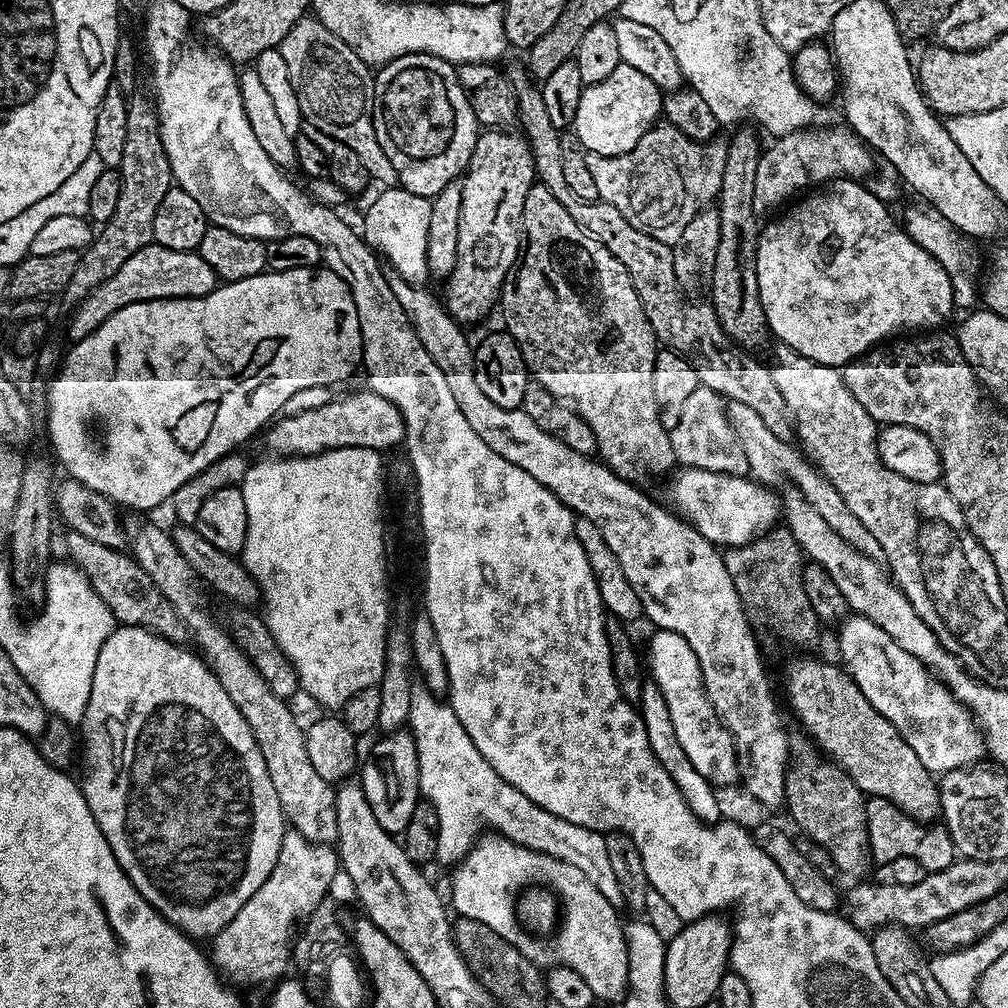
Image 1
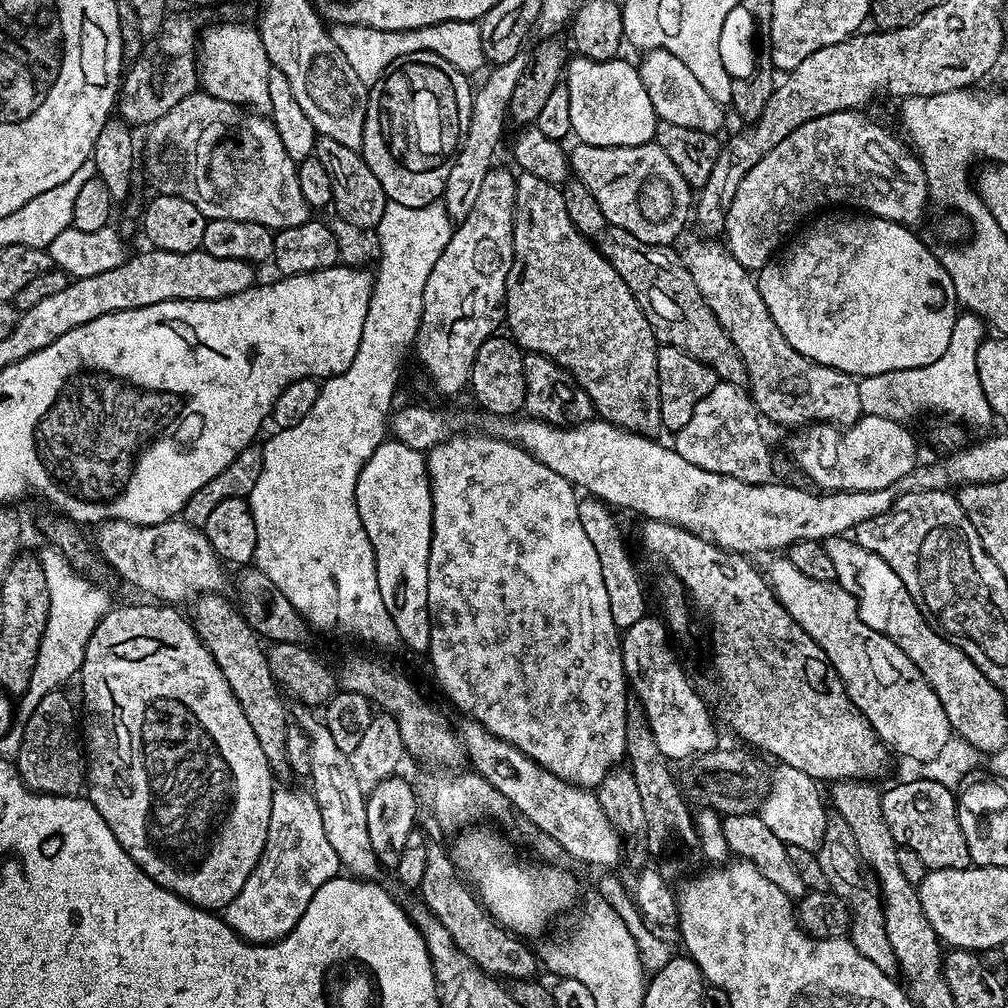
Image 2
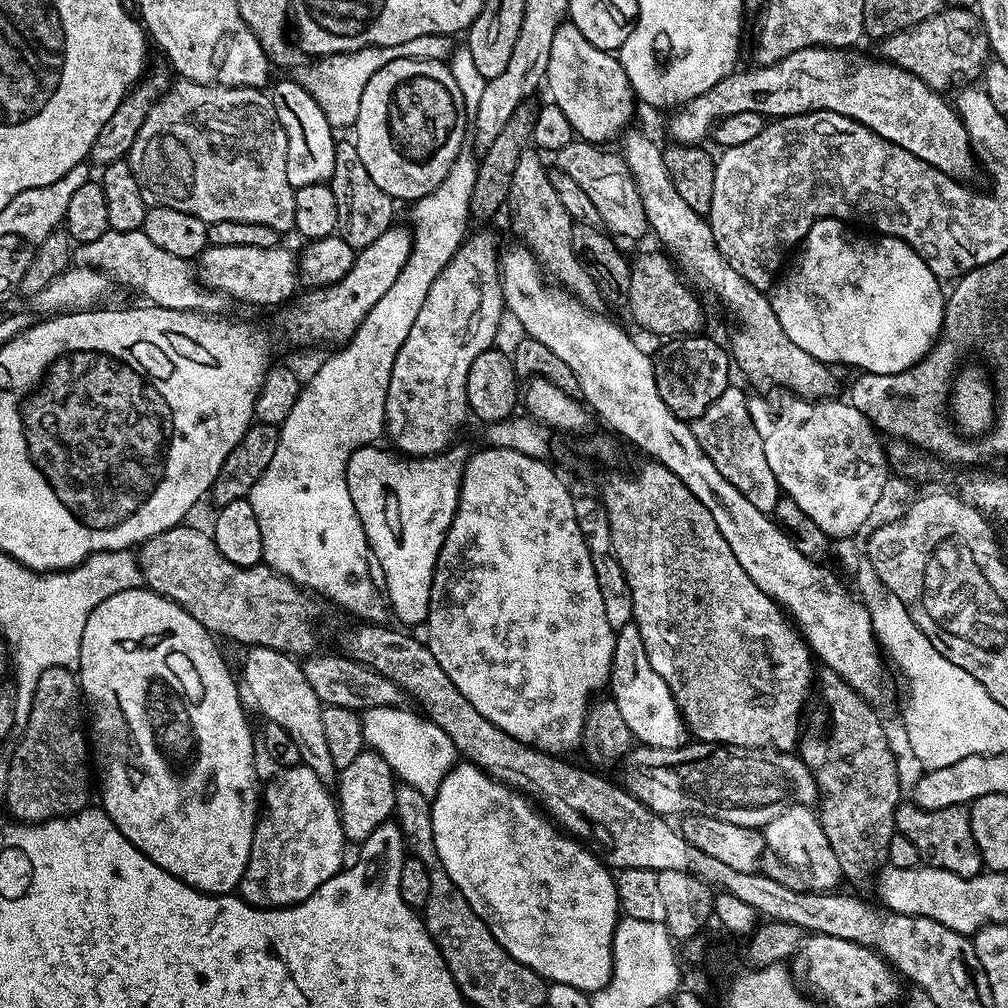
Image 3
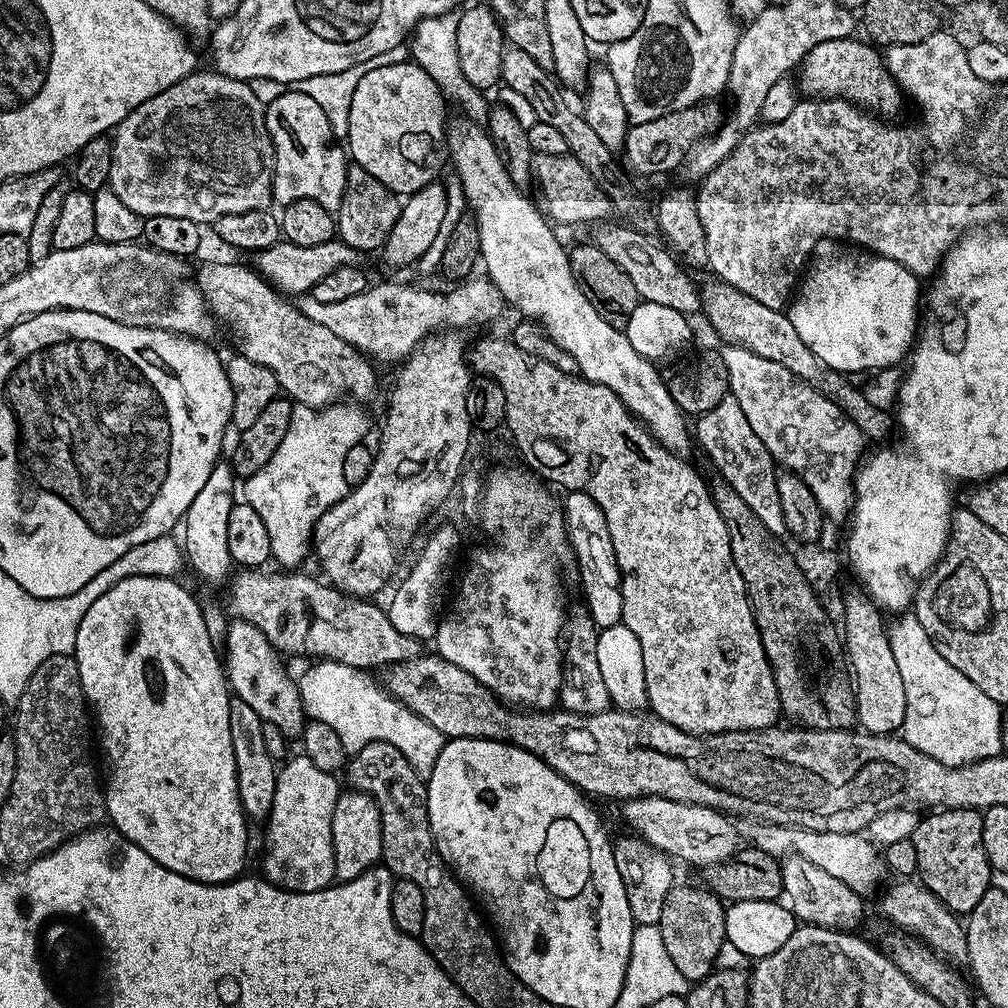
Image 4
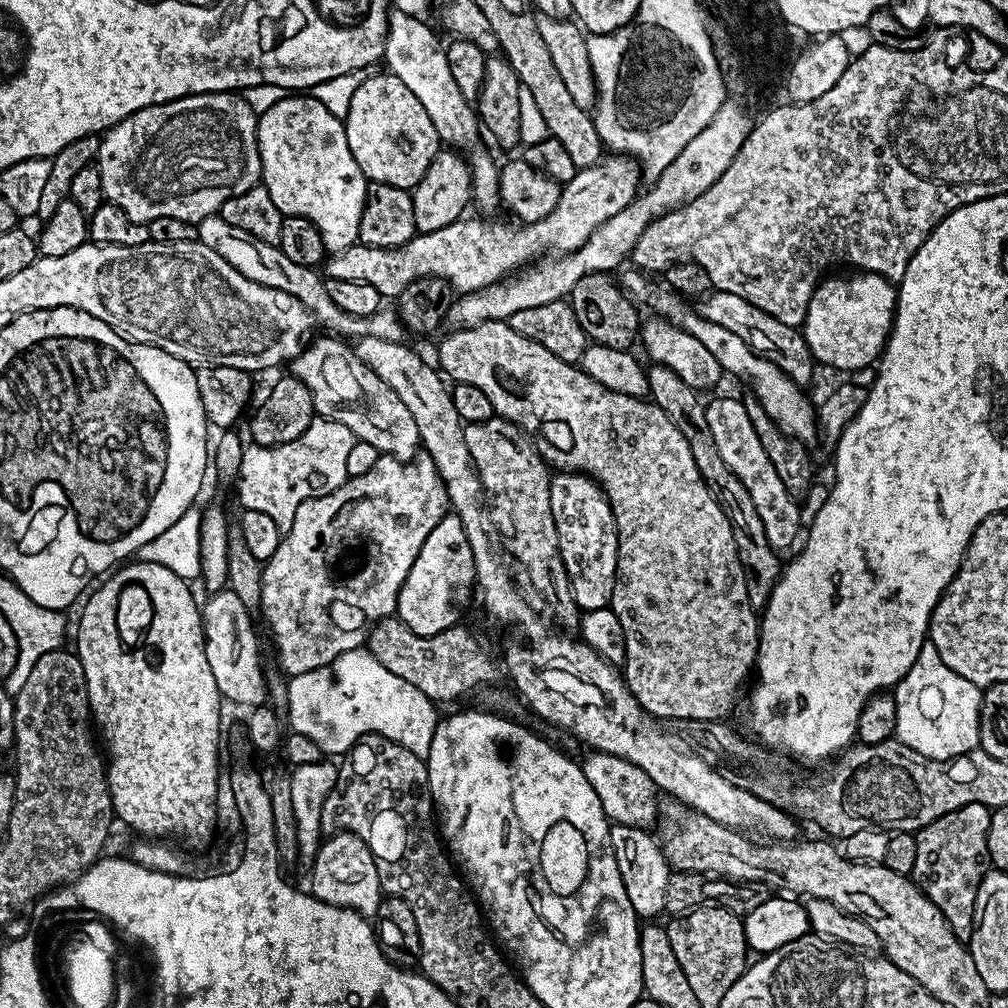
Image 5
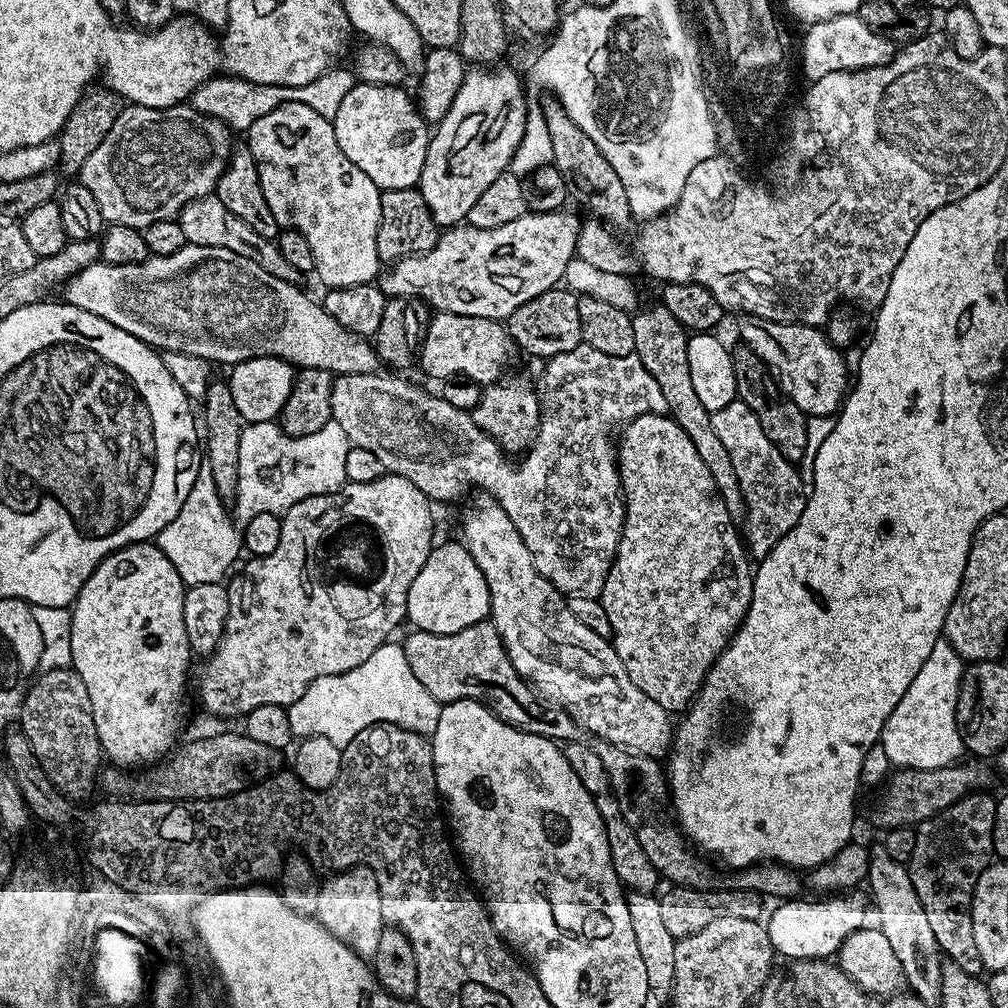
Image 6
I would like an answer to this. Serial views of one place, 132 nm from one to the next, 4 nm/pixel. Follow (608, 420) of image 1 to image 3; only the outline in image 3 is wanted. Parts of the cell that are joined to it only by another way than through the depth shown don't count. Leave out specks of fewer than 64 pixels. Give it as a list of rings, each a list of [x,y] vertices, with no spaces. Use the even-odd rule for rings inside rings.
[[[526,150],[518,158],[514,178],[510,178],[506,213],[508,212],[509,218],[512,219],[512,228],[520,239],[517,241],[532,253],[537,264],[542,266],[545,277],[551,278],[559,287],[577,296],[583,304],[599,305],[601,298],[598,286],[572,249],[570,234],[574,222],[570,214],[566,214],[566,206],[562,206],[562,198],[558,198],[558,190],[554,190],[548,177],[549,169],[544,168],[540,159],[542,156],[539,151]]]

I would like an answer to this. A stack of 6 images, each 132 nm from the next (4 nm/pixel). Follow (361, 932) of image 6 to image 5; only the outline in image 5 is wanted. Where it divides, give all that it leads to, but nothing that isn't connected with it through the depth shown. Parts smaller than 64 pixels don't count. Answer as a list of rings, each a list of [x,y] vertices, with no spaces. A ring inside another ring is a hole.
[[[337,830],[321,843],[316,857],[310,861],[312,868],[311,895],[322,902],[339,908],[353,908],[369,918],[375,917],[382,899],[378,866],[363,835],[352,830]]]

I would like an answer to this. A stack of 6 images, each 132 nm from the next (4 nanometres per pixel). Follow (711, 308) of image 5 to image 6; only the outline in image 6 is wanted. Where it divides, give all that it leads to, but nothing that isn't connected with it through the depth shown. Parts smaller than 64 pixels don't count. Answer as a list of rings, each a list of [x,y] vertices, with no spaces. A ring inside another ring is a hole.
[[[745,315],[740,324],[742,344],[749,347],[765,363],[779,384],[781,393],[792,400],[799,410],[809,416],[833,416],[839,413],[845,396],[850,391],[850,368],[844,361],[845,353],[837,348],[819,327],[810,324],[783,324],[766,318]]]

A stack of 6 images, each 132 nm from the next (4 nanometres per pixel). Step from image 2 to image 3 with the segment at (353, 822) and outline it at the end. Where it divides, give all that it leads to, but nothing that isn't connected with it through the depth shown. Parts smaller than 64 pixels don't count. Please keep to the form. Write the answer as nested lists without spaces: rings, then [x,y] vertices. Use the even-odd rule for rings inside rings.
[[[252,646],[247,652],[242,684],[246,692],[248,687],[257,710],[265,716],[263,719],[267,723],[282,726],[282,730],[286,730],[286,734],[294,738],[294,746],[298,746],[301,761],[307,768],[314,770],[323,784],[331,785],[337,779],[338,771],[330,758],[329,747],[326,746],[325,731],[322,728],[323,707],[310,682],[306,682],[303,667],[287,652],[273,648]]]

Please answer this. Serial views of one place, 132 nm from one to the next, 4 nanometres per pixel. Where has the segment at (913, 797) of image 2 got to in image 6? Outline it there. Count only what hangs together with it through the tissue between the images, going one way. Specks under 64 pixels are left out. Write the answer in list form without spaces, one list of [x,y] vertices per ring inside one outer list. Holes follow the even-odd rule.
[[[976,790],[937,816],[915,825],[914,854],[907,862],[910,882],[914,882],[918,902],[926,910],[926,919],[930,921],[930,930],[934,930],[934,938],[938,938],[941,953],[971,976],[984,972],[978,946],[974,946],[972,899],[982,870],[994,860],[992,835],[996,801],[995,795],[987,796],[984,790]]]

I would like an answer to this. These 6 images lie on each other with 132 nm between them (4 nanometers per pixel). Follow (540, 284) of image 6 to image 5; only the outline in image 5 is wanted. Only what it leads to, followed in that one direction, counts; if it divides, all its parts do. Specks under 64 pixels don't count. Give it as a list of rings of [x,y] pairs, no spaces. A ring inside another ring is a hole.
[[[608,154],[594,166],[577,170],[574,178],[570,178],[570,182],[561,187],[558,206],[554,206],[554,210],[550,210],[550,214],[546,214],[546,218],[542,218],[538,222],[516,226],[520,228],[507,228],[504,224],[491,224],[488,221],[491,219],[488,218],[480,218],[484,220],[461,218],[450,226],[442,226],[442,230],[419,233],[413,236],[410,242],[397,248],[379,248],[357,242],[351,244],[346,250],[331,253],[323,261],[322,272],[329,280],[366,282],[370,286],[374,286],[374,290],[378,290],[381,297],[384,298],[399,296],[402,290],[406,290],[406,286],[410,286],[410,282],[427,276],[442,277],[460,294],[477,292],[479,288],[496,284],[499,280],[511,277],[521,271],[525,266],[547,257],[544,256],[547,252],[563,254],[578,250],[588,241],[590,234],[594,234],[594,230],[598,230],[598,226],[602,226],[602,222],[614,218],[614,214],[618,214],[618,210],[626,210],[626,206],[630,206],[630,202],[636,199],[641,184],[642,173],[633,157],[623,154]]]

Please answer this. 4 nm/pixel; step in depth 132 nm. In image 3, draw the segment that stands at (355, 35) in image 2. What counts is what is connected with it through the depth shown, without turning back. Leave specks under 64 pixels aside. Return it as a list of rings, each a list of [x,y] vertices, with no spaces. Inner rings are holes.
[[[447,36],[410,38],[410,42],[402,42],[402,46],[363,48],[357,52],[343,52],[333,56],[319,57],[315,62],[312,62],[309,68],[301,67],[295,73],[294,79],[314,98],[314,102],[318,102],[318,106],[322,106],[333,130],[351,129],[358,118],[358,106],[362,102],[362,90],[366,86],[366,82],[370,82],[370,78],[374,78],[374,74],[378,74],[378,70],[382,70],[382,66],[402,58],[444,62],[451,57],[453,47],[453,41]]]

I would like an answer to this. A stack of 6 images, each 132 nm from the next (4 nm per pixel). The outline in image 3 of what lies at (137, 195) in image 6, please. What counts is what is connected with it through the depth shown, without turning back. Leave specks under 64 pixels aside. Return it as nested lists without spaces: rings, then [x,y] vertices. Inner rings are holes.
[[[177,79],[168,92],[150,108],[126,159],[130,170],[134,170],[134,178],[138,178],[144,203],[149,206],[183,210],[186,214],[194,214],[194,218],[202,218],[208,225],[214,222],[262,222],[262,226],[270,226],[277,234],[284,234],[284,232],[291,233],[294,229],[294,194],[296,193],[296,189],[290,186],[290,178],[286,178],[287,157],[286,130],[282,130],[282,122],[278,122],[274,102],[267,91],[259,88],[227,88],[221,84],[199,84]]]

